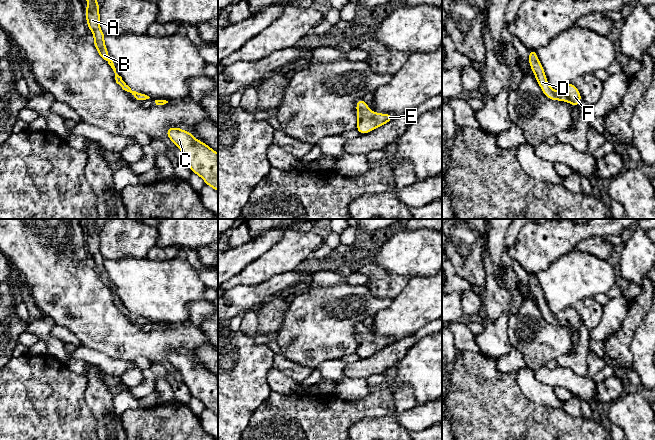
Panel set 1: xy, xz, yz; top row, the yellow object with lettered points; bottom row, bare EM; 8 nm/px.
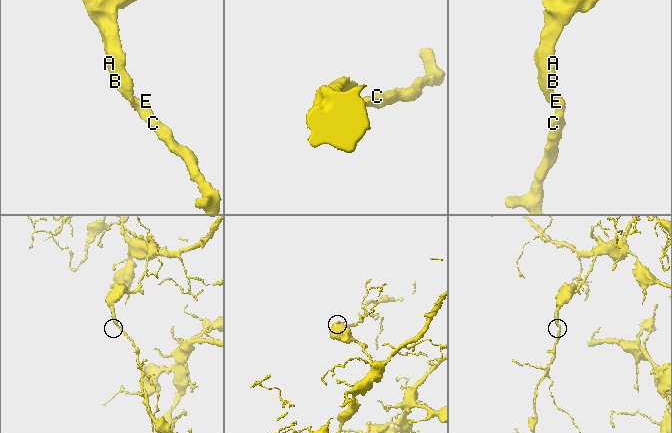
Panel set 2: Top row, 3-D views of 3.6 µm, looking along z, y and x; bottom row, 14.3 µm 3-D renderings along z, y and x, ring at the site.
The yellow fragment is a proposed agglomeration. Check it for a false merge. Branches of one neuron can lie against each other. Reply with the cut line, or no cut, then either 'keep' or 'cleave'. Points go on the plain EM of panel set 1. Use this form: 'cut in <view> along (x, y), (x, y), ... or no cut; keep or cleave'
no cut; keep

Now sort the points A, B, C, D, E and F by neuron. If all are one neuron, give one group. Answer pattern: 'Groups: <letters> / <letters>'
Groups: A B C D E F

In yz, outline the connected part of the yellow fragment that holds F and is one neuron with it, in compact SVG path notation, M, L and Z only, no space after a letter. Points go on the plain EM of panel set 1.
M534 273L529 274L529 289L532 292L543 317L548 323L569 326L578 332L581 325L581 318L574 307L565 309L559 316L553 314L545 301L544 293L538 284L536 274Z

